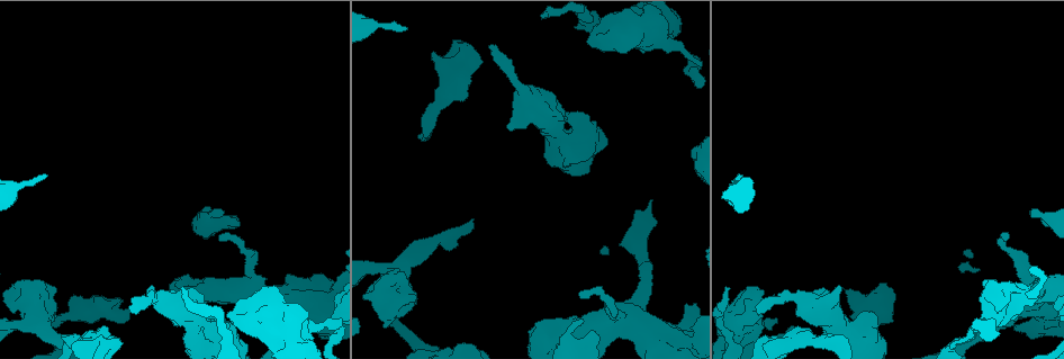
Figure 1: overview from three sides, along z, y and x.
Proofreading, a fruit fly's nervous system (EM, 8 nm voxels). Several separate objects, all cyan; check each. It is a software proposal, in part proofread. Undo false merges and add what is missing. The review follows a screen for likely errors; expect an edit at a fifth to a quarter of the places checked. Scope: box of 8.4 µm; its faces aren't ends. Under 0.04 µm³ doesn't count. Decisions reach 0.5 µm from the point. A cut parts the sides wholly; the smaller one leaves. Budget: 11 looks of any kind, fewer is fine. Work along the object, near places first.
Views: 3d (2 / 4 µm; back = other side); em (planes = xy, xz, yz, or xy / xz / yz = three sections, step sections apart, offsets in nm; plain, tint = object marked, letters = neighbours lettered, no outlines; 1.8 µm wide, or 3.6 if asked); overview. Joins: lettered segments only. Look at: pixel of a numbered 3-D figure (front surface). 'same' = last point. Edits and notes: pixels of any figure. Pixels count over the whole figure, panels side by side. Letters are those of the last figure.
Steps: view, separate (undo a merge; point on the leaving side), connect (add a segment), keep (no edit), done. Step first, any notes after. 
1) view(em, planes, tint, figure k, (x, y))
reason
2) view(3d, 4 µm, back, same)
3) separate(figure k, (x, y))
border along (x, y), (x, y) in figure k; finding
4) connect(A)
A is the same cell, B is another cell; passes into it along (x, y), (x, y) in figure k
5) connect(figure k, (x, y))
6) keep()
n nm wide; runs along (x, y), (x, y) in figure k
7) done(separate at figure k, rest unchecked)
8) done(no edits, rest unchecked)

view(3d, 4 µm, figure 1, (44, 178))
tapers out

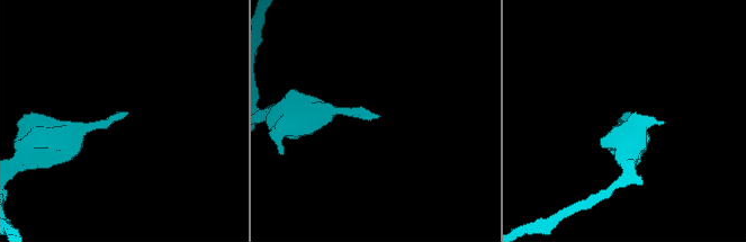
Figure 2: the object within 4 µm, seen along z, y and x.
view(em, 3.6 µm, xy, step 16, letters, figure 2, (377, 117))
shape alone is not enough

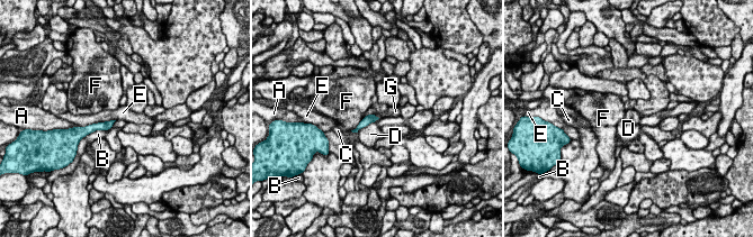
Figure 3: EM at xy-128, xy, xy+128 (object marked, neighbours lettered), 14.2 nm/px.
connect(G)
G is the same cell, A, B, C, D, E and F are other cells; passes into it along (370, 118), (376, 116), (392, 111) in figure 3; it goes on there

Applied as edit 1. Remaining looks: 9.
view(overview)

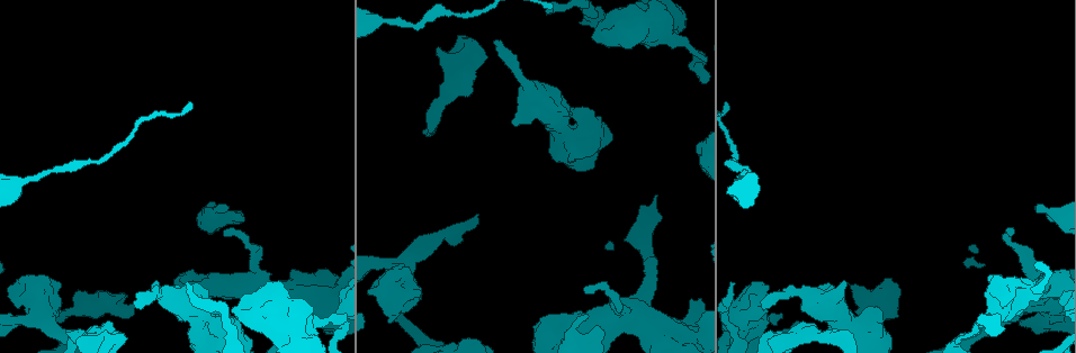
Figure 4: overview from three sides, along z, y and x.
view(em, xz, step 8, letters, figure 4, (845, 282))
free end

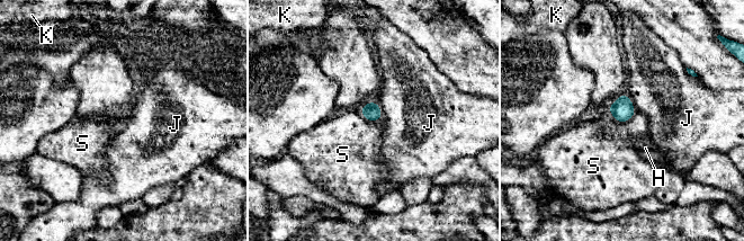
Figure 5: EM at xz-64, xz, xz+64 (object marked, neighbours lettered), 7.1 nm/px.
view(em, yz, step 16, letters, same)

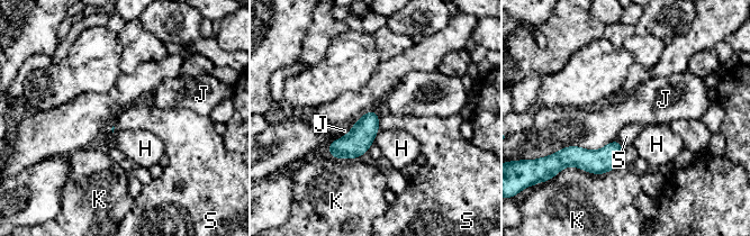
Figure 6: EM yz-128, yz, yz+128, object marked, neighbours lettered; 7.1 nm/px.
keep()
J touches over 420 nm; H, J, K and S are other cells; border along (378, 116), (378, 127), (380, 129) in figure 6; none of them fits

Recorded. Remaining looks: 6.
view(3d, 4 µm, figure 4, (636, 41))
free end

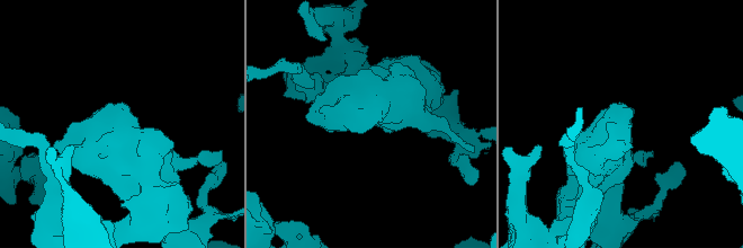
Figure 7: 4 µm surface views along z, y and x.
view(em, 3.6 µm, planes, letters, figure 7, (370, 121))
need the tissue

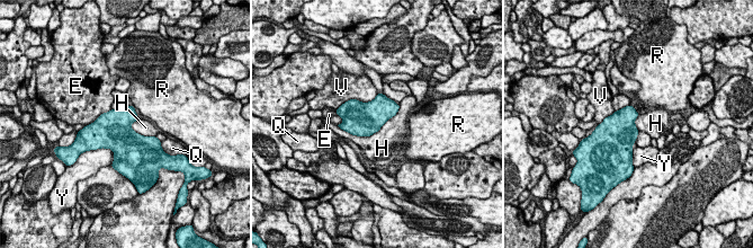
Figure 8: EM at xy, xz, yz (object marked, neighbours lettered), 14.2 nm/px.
keep()
H touches over 950 nm; E, H, Q, R, V and Y are other cells; border along (400, 105), (369, 135), (339, 127) in figure 8; none of them fits

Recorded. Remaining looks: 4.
view(3d, 2 µm, figure 4, (406, 269))
free end

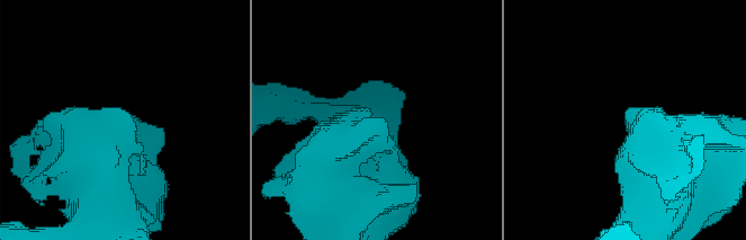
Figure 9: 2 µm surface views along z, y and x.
view(em, planes, letters, figure 9, (120, 108))
need the tissue

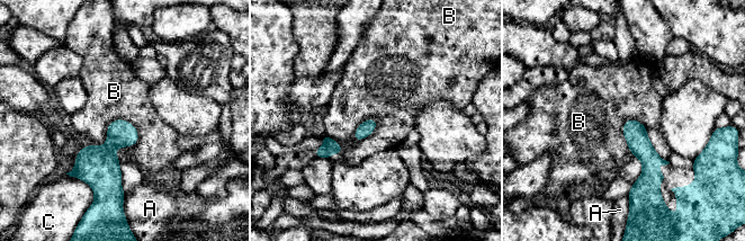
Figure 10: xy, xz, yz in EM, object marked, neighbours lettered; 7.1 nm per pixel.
keep()
B touches over 360 nm; A, B and C are other cells; no lettered segment goes on from it

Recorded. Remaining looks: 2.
done(connect at figure 3, rest unchecked)

